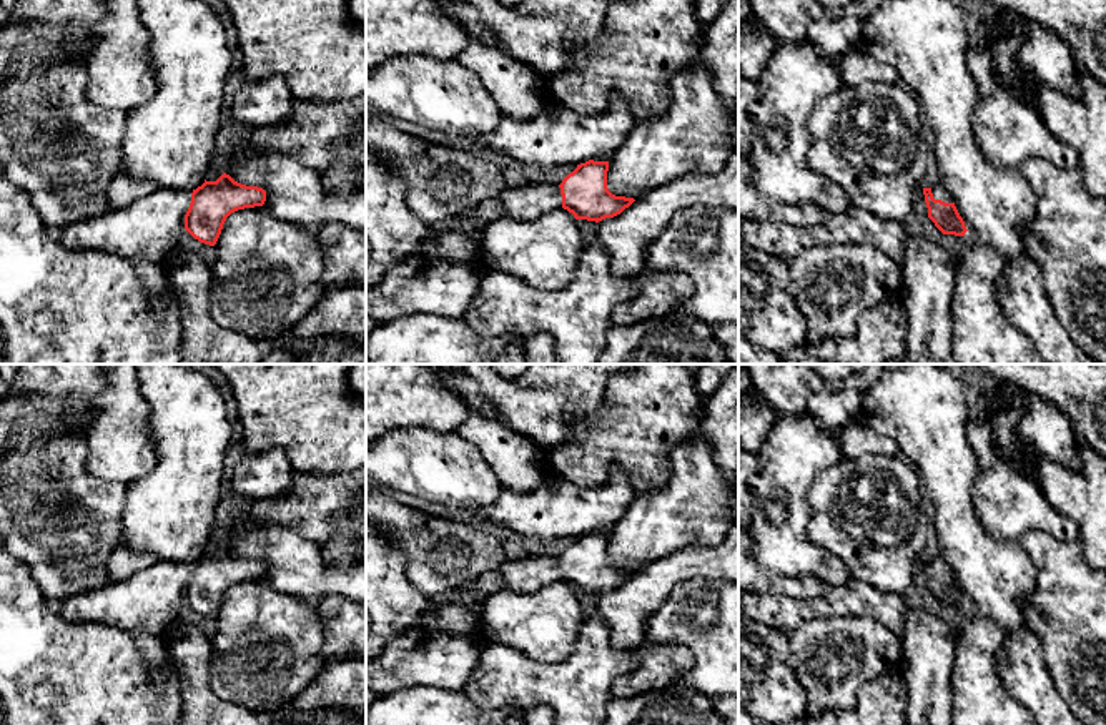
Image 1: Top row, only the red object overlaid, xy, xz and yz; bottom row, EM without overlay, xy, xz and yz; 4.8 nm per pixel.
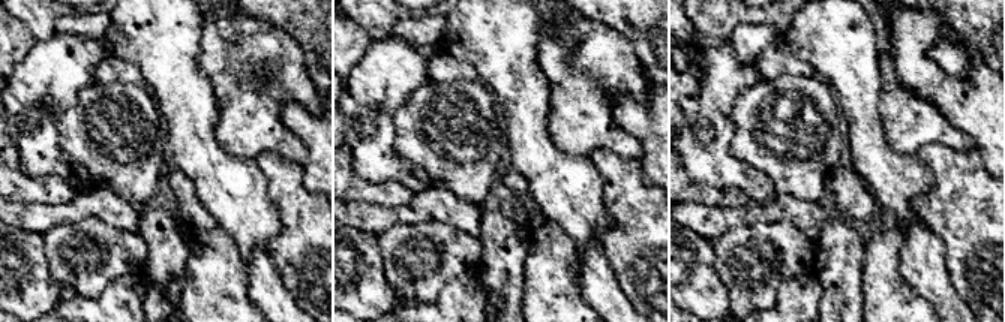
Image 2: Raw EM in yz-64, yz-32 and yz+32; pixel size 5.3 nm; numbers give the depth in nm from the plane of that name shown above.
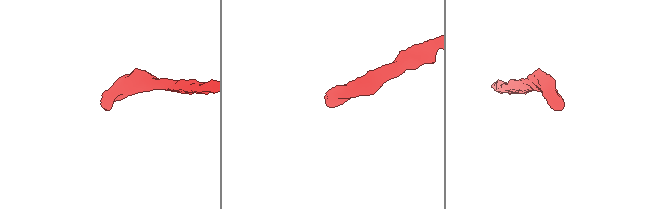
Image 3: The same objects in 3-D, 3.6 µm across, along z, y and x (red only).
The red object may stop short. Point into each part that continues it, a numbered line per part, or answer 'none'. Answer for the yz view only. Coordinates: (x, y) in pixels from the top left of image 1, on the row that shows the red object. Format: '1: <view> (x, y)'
1: yz (938, 192)

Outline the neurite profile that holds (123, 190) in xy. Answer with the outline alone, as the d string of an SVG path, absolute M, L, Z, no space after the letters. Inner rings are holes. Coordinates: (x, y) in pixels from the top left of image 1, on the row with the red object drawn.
M120 173L113 178L108 188L108 201L113 208L123 208L130 203L153 193L156 188L146 180L135 180Z

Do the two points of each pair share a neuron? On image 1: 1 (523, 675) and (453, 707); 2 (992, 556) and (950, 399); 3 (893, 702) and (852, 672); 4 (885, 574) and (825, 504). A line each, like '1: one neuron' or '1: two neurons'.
1: two neurons
2: one neuron
3: two neurons
4: one neuron

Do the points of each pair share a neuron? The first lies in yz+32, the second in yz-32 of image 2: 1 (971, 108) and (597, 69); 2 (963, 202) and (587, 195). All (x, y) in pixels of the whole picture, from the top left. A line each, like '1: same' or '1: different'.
1: different
2: different

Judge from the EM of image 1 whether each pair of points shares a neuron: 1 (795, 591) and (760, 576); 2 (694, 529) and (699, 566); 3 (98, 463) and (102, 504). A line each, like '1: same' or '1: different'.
1: same
2: different
3: different

